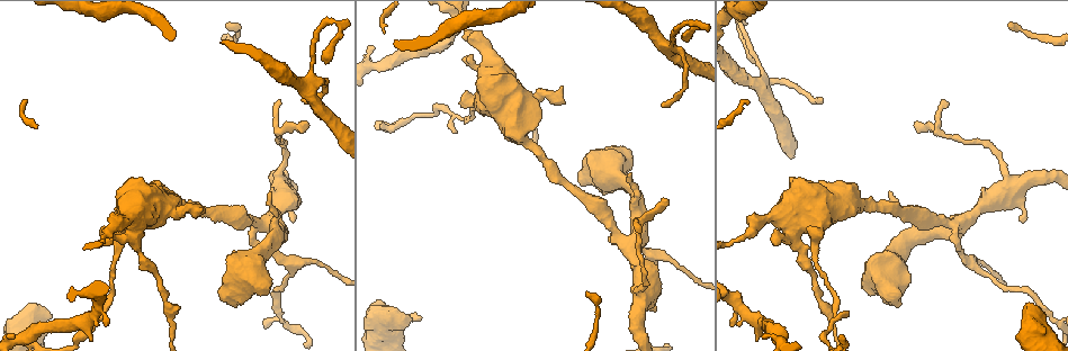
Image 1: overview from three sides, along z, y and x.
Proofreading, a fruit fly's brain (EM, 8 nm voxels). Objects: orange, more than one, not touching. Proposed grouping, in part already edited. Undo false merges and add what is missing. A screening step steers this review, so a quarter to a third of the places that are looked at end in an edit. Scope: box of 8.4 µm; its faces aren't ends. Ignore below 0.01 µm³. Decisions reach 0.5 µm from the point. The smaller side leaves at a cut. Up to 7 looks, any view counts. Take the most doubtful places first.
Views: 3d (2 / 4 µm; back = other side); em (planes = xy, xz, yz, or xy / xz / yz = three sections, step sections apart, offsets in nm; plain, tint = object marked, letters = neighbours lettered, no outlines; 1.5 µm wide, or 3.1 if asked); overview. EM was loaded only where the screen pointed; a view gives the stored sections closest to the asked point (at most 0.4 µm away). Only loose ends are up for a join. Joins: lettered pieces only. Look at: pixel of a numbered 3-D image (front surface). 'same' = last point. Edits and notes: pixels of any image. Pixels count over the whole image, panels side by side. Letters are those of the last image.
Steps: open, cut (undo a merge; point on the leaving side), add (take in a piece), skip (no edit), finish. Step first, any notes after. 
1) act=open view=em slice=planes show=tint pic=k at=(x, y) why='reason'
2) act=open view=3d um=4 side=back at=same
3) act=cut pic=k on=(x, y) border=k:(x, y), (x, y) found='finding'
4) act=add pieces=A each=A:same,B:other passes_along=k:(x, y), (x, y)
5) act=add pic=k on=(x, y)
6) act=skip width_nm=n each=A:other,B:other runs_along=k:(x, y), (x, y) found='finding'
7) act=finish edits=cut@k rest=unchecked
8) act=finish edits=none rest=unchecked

act=open view=em slice=xz step=4 show=tint pic=1 at=(411, 318) why='thick end'

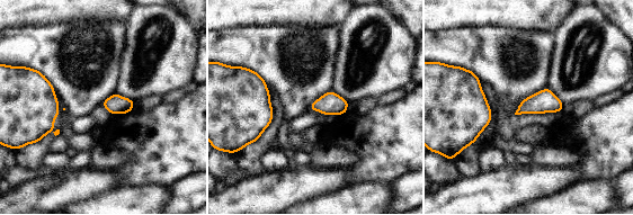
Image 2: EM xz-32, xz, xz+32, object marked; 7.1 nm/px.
act=open view=em slice=planes show=letters at=same

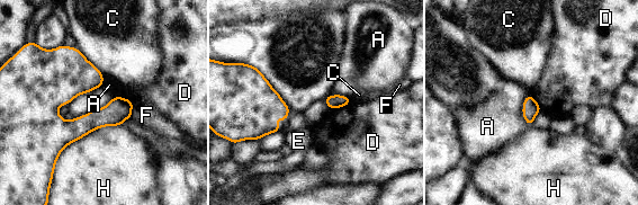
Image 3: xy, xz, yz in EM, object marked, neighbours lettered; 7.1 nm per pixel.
act=skip each=A:other,C:other,D:other,E:other,F:other,H:other border=3:(527, 95), (522, 116), (528, 126) found='no lettered piece goes on from it'

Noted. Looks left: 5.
act=open view=3d um=2 side=back pic=1 at=(823, 99) why='thin end'

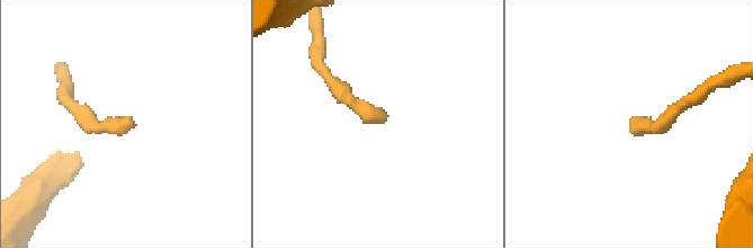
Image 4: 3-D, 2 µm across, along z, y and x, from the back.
act=open view=em slice=planes show=plain pic=4 at=(634, 124) why='now the EM'

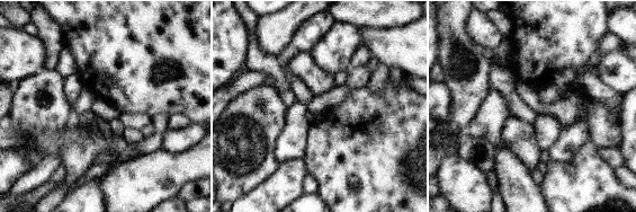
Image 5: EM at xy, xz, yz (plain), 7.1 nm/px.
act=open view=em slice=planes show=letters at=same

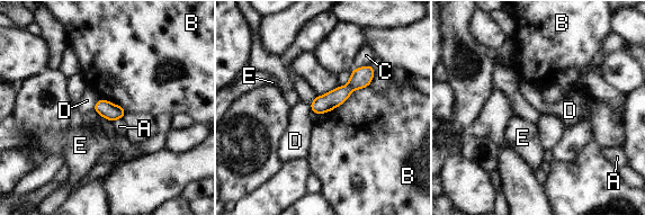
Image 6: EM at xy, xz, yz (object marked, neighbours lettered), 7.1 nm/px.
act=skip width_nm=120 each=A:other,B:other,C:other,D:other,E:other runs_along=6:(369, 69), (341, 95), (313, 108) found='no lettered piece goes on from it'

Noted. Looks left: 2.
act=open view=em slice=xy step=4 show=tint pic=1 at=(755, 59) why='narrows sharply'

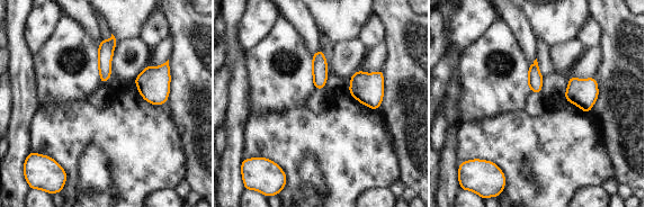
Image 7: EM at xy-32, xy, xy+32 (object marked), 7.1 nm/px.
act=open view=em slice=yz step=8 show=letters at=same why='another direction'

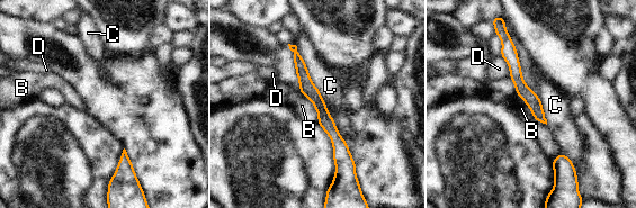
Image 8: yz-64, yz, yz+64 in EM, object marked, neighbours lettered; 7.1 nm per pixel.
act=skip width_nm=100 each=B:other,C:other,D:other runs_along=8:(293, 47), (339, 143), (338, 171) found='all the same neuron'

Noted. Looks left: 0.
act=finish edits=none rest=unchecked

